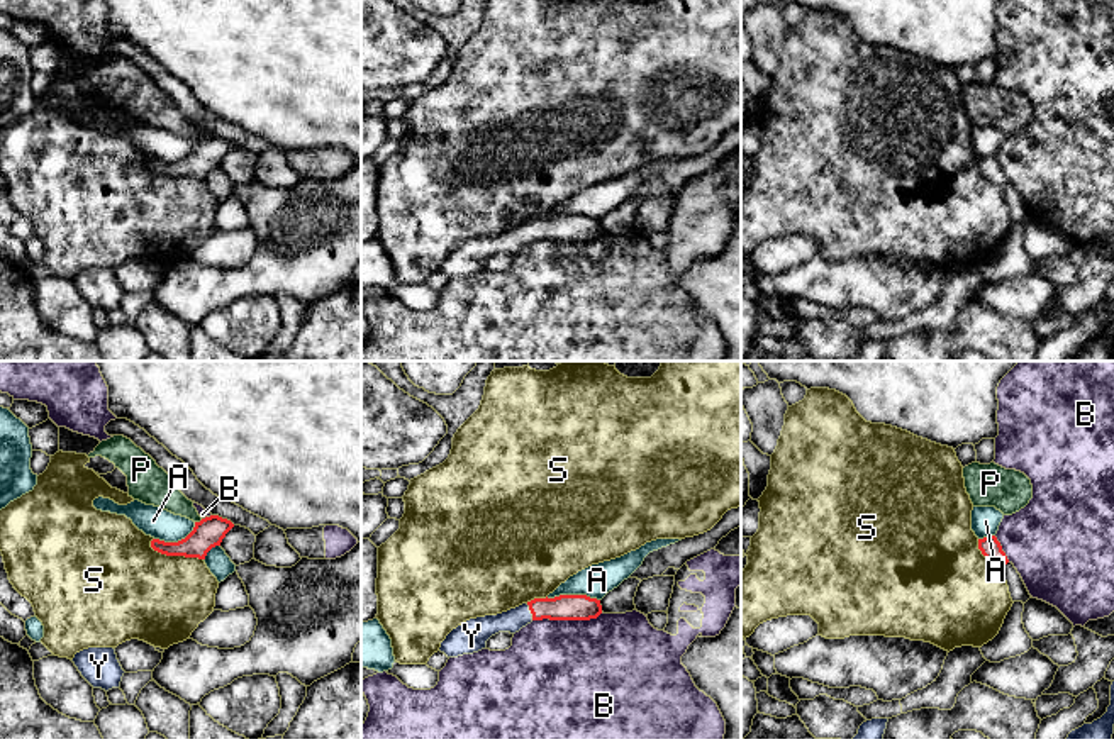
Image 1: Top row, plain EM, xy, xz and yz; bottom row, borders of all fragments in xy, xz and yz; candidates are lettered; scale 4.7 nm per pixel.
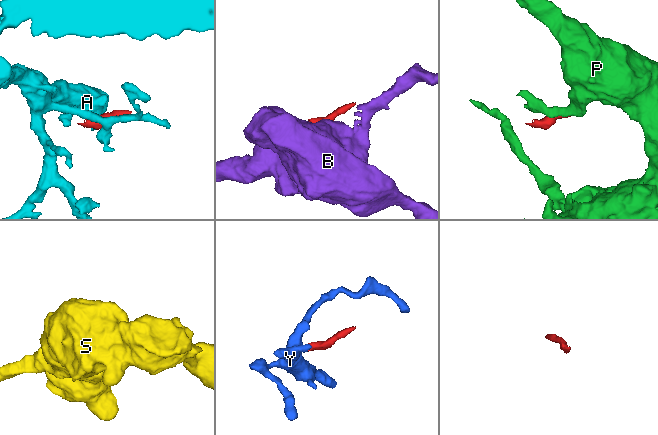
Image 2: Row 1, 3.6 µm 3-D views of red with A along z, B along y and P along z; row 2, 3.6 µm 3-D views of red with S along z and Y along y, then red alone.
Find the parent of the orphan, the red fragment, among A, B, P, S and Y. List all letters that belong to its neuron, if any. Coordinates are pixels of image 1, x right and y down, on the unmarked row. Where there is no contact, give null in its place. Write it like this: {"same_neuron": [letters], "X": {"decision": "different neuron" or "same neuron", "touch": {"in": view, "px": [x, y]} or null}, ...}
{"same_neuron": ["Y"], "A": {"decision": "different neuron", "touch": {"in": "xz", "px": [573, 216]}}, "B": {"decision": "different neuron", "touch": {"in": "xz", "px": [567, 239]}}, "P": {"decision": "different neuron", "touch": {"in": "xy", "px": [200, 141]}}, "S": {"decision": "different neuron", "touch": {"in": "xy", "px": [175, 175]}}, "Y": {"decision": "same neuron", "touch": {"in": "xz", "px": [531, 233]}}}

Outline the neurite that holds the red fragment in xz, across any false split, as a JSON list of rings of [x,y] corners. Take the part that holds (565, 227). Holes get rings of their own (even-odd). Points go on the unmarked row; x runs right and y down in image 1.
[[[560,215],[534,219],[497,236],[476,237],[453,249],[439,271],[448,278],[473,275],[487,268],[487,261],[499,253],[515,254],[532,241],[590,241],[602,234],[600,220],[587,215]]]

